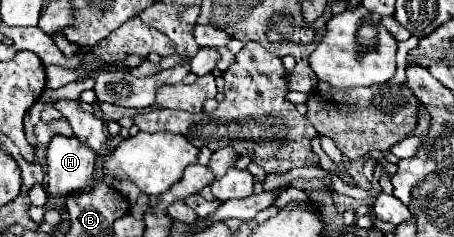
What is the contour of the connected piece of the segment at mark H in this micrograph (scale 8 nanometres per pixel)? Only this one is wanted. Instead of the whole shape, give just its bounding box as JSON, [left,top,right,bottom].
[48,136,96,196]

